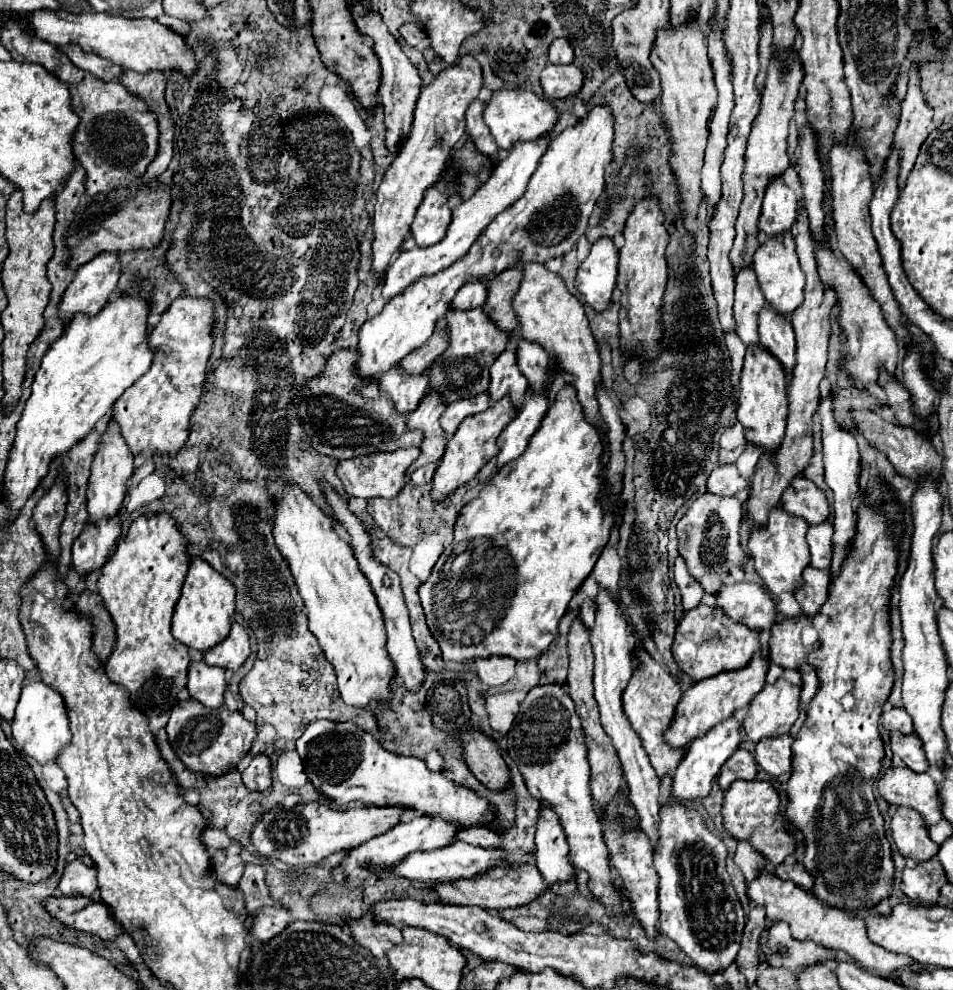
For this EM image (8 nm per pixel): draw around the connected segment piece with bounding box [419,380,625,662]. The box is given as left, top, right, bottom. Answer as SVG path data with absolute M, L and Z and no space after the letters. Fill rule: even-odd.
M545 380L539 392L531 390L529 400L517 410L517 416L503 430L499 438L501 452L497 456L497 466L503 466L507 462L509 464L491 476L477 498L465 504L461 516L463 522L455 524L455 538L447 564L437 562L429 580L419 588L427 626L439 642L445 660L467 662L475 658L489 658L495 654L527 660L543 654L557 634L559 620L565 614L569 600L579 590L583 580L591 574L599 554L609 542L611 528L615 526L615 514L611 510L605 510L603 502L599 500L609 492L609 488L611 494L619 494L619 490L623 488L625 424L621 422L619 406L609 396L603 382L599 382L597 402L599 412L607 424L605 444L599 428L585 420L583 408L577 400L577 390L569 384L563 384L561 392L557 392L555 400L551 402L551 384L553 382ZM605 450L609 450L609 462L601 464L601 456ZM459 556L469 556L469 566L461 568ZM467 568L471 576L463 574Z

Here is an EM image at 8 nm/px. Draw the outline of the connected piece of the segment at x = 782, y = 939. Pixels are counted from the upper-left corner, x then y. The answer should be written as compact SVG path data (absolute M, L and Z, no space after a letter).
M785 922L771 924L769 940L761 944L761 952L767 956L771 966L785 966L791 972L799 970L801 966L809 966L809 962L827 962L837 958L837 952L815 942L793 940Z

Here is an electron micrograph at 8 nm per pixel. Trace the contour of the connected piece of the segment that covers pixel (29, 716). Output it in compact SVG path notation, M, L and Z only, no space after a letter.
M43 682L25 684L15 710L15 718L11 722L11 732L13 732L15 744L23 754L31 756L41 766L45 766L47 762L55 762L57 756L65 750L65 746L69 746L71 742L67 710L61 694Z

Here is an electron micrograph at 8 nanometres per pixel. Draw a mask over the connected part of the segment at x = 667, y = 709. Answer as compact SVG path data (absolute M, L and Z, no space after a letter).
M637 648L633 656L635 656L635 668L627 688L621 694L623 710L627 720L631 722L631 728L639 734L641 744L653 768L657 770L659 778L663 778L669 770L677 768L677 762L681 762L681 754L683 754L683 750L669 750L669 746L665 746L665 740L661 740L661 732L665 730L665 726L669 726L673 718L673 710L681 698L681 690L675 678L669 674L667 666L655 662L643 648Z

